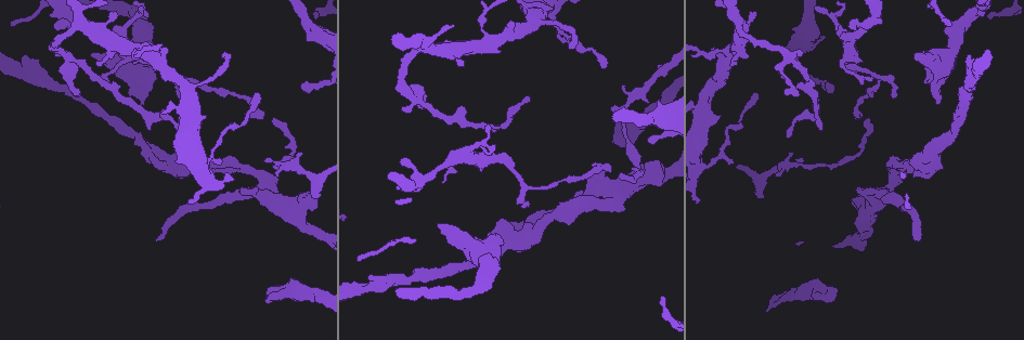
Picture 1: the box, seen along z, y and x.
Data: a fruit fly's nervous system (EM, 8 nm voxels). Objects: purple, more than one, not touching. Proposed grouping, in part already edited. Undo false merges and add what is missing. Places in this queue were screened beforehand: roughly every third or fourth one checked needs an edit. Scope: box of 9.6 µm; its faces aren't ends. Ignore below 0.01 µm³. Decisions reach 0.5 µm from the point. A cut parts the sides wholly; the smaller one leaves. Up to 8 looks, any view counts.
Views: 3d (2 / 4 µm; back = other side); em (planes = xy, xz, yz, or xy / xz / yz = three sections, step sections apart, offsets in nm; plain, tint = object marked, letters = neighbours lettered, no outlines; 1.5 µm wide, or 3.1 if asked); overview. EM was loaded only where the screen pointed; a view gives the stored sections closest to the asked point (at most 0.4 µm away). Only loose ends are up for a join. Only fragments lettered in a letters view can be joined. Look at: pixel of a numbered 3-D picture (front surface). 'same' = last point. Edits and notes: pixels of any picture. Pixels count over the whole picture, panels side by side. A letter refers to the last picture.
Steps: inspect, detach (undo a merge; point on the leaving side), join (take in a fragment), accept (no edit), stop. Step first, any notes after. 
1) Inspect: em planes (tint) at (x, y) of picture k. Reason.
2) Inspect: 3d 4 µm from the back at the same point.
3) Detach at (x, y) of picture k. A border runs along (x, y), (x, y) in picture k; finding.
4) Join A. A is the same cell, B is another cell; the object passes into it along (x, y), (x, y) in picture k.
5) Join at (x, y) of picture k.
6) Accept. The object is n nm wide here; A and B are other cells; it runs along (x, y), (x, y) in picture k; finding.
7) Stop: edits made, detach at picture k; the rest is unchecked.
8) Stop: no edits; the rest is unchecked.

Inspect: 3d 2 µm at (437, 226) of picture 1. Stops while still wide.

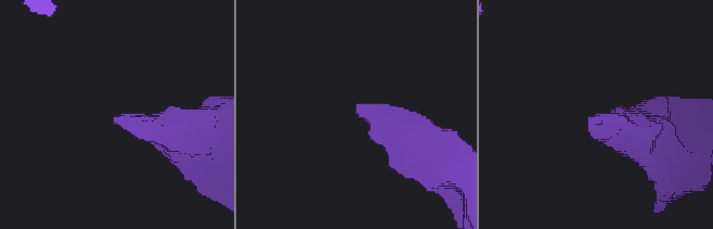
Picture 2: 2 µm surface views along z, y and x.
Inspect: em planes (letters) at (591, 119) of picture 2.

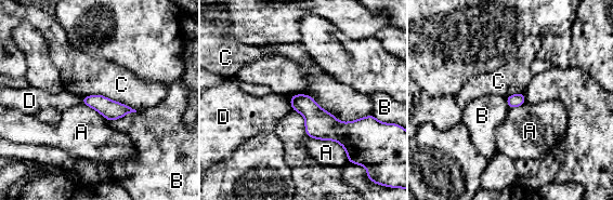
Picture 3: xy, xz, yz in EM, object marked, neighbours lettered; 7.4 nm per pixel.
Accept. A, B, C and D are other cells; a border runs along (314, 100), (341, 121), (373, 115) in picture 3; none of them fits.

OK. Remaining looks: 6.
Inspect: 3d 2 µm at (948, 25) of picture 1. Branch stops here.

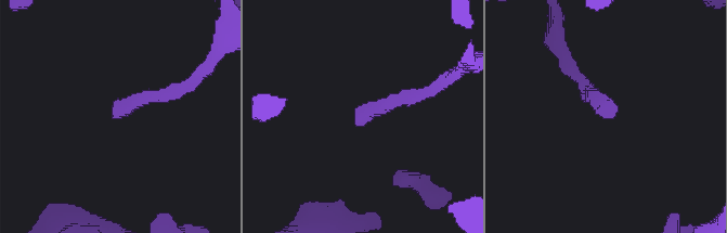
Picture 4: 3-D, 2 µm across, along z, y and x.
Inspect: em planes (letters) at (608, 112) of picture 4.

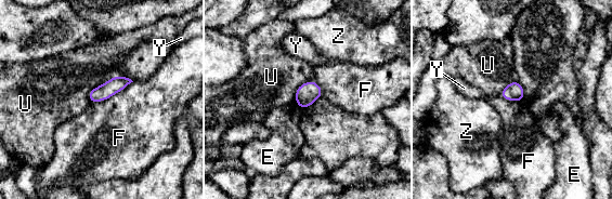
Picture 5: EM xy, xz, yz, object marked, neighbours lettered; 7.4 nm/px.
Accept. The object is 120 nm wide here; E, F, U, Y and Z are other cells; a border runs along (133, 81), (108, 97), (91, 103) in picture 5; none of them fits.

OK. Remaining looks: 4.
Inspect: 3d 2 µm at (937, 104) of picture 1. Branch stops here.

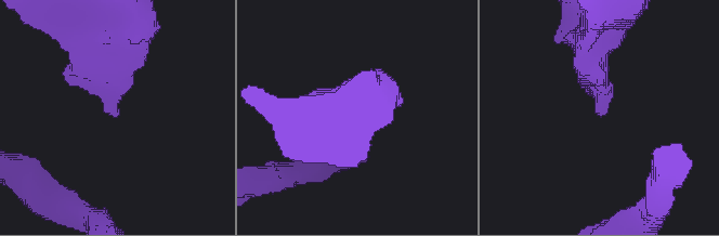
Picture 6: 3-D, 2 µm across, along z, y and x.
Inspect: em xy step 4 (letters) at (119, 115) of picture 6. Shape alone is not enough.

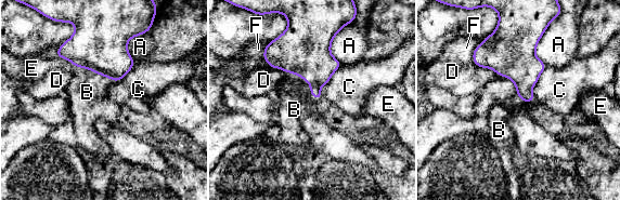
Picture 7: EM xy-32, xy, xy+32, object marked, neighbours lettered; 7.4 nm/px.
Inspect: em planes (letters) at the same point. Cut it another way.

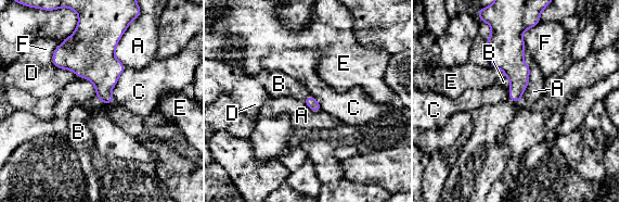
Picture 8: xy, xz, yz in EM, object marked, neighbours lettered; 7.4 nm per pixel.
Join B. The longest contact is with A, 300 nm; B is the same cell, A, C, D, E and F are other cells; the object passes into it along (103, 70), (106, 103), (78, 115) in picture 8; it goes on there.

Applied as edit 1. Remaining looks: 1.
Stop: edits made, join at picture 8; the rest is unchecked.

